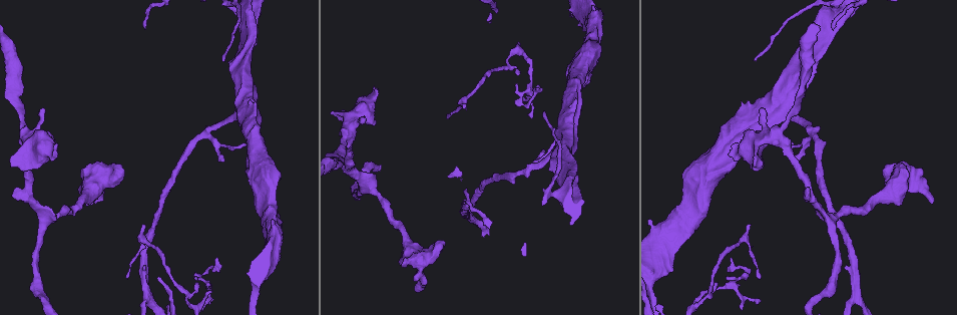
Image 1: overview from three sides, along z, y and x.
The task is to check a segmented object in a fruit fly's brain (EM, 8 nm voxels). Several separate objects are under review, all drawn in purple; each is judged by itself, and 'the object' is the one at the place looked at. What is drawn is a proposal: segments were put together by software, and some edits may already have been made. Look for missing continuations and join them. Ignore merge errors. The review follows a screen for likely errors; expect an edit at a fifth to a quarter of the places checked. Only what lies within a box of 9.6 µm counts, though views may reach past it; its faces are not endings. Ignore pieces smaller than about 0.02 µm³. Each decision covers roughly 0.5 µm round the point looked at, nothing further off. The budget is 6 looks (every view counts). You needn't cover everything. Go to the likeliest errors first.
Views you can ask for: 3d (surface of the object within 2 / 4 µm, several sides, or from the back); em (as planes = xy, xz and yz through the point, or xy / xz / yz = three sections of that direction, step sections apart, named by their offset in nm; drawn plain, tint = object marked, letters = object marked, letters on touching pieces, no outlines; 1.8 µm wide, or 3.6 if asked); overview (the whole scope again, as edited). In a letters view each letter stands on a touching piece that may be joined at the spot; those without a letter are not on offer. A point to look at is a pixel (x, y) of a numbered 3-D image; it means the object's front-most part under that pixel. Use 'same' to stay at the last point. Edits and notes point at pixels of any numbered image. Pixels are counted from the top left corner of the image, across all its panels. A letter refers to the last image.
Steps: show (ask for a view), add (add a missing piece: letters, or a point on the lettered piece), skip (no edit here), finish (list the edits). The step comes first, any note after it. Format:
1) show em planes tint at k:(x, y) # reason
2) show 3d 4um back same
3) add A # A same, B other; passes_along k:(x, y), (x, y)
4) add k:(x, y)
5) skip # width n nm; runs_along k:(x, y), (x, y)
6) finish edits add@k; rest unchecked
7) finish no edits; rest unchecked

show 3d 4um at 1:(42, 108) # branch stops here

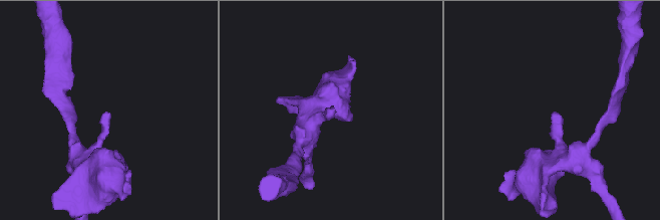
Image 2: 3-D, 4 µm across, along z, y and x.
show em planes letters at 2:(554, 112) # need the tissue

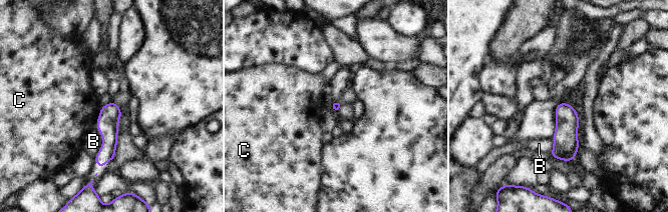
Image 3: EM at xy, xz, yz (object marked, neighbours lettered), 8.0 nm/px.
skip # B other, C other; runs_along 3:(112, 105), (109, 145), (100, 163); none of them fits

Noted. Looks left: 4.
show 3d 2um at 1:(537, 89) # an open end

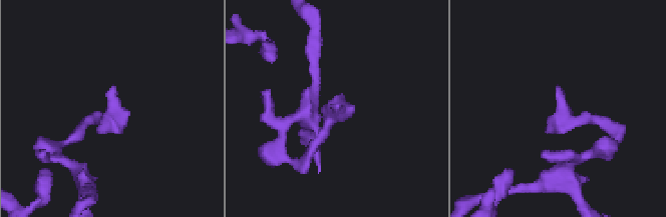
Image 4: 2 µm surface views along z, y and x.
show em planes plain at 4:(112, 87)

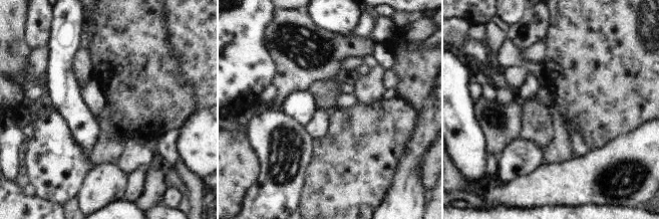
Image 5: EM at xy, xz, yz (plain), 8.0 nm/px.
show em planes letters same # see the neighbours

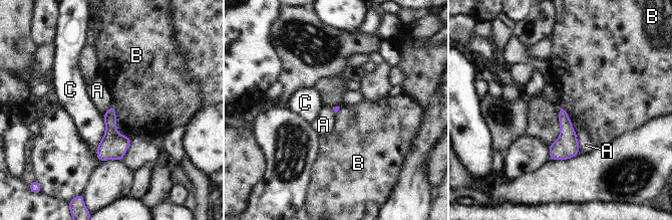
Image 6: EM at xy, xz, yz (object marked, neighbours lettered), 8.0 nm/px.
skip # A other, B other, C other; border 6:(562, 105), (570, 120); none of them fits

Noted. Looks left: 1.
finish no edits; rest unchecked

